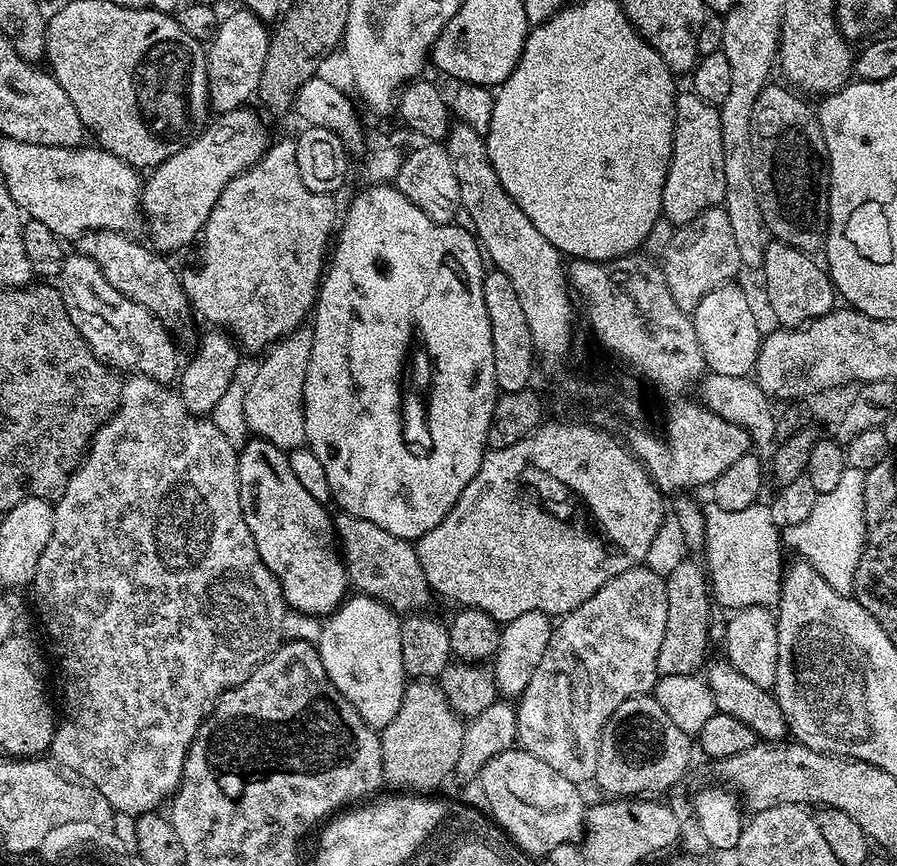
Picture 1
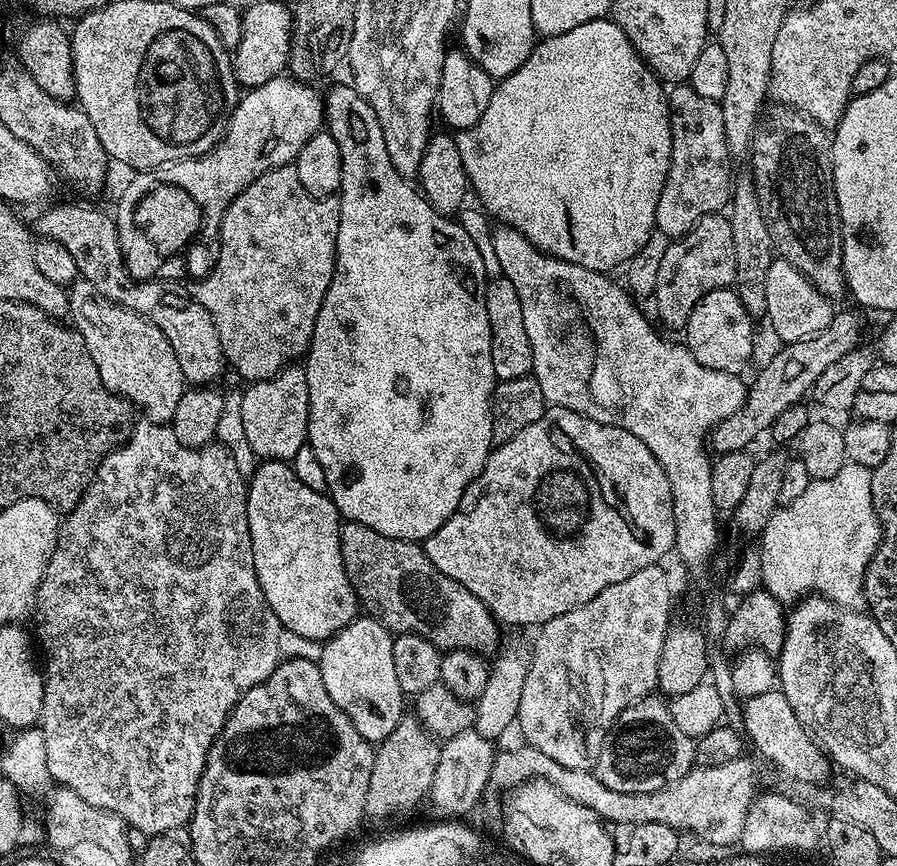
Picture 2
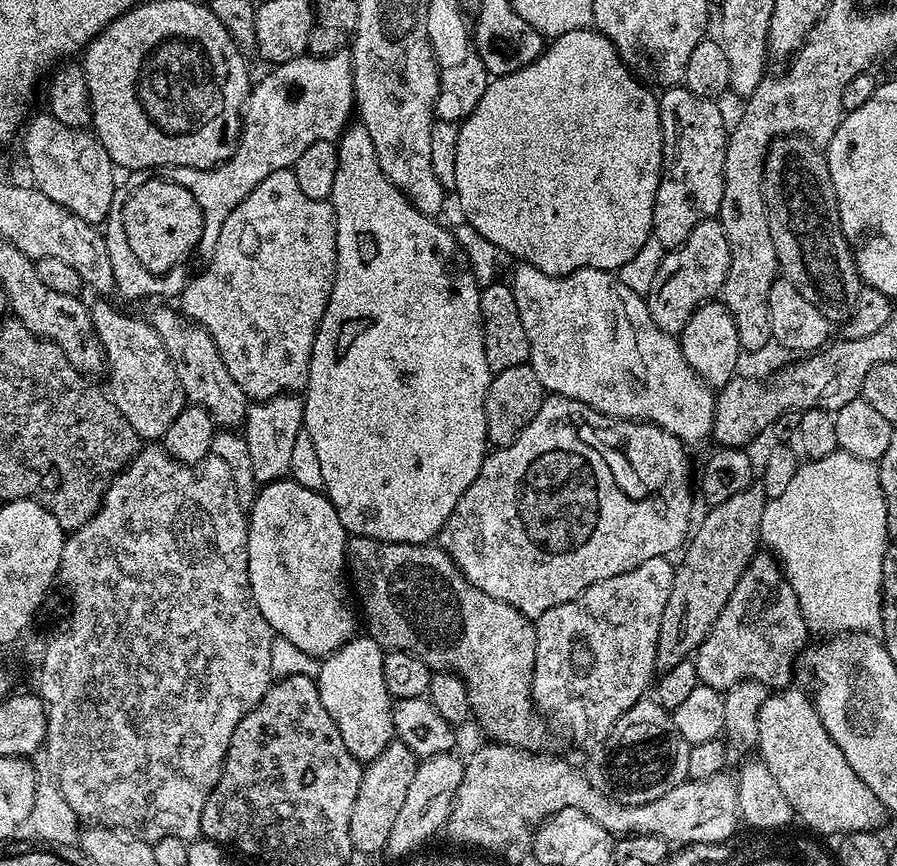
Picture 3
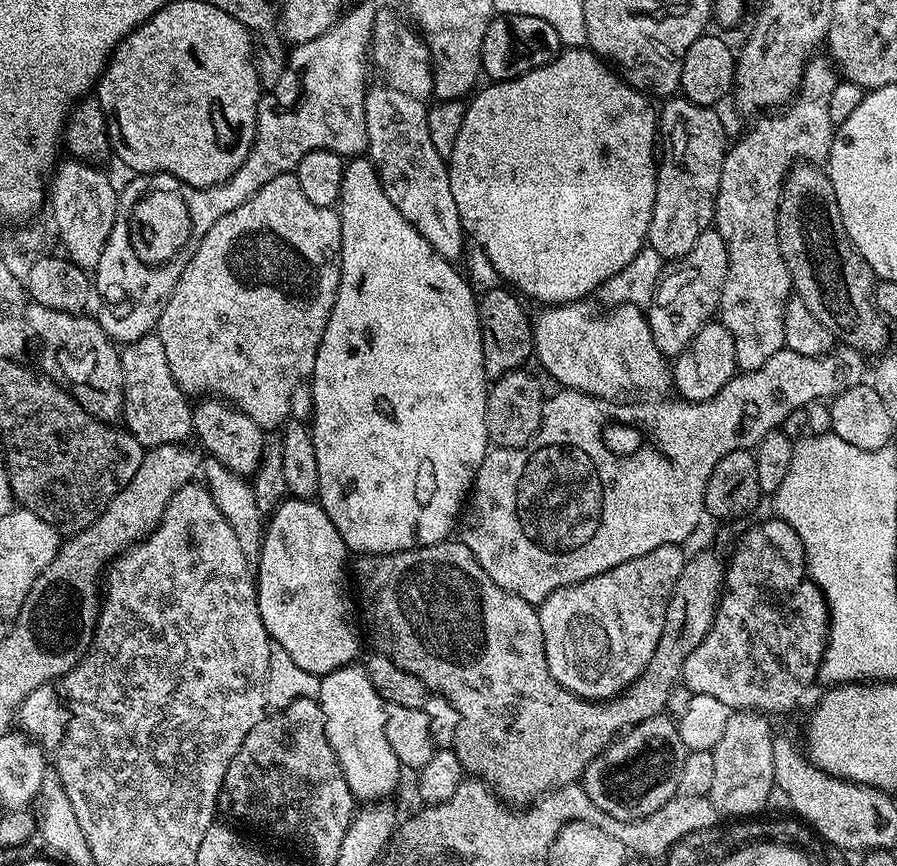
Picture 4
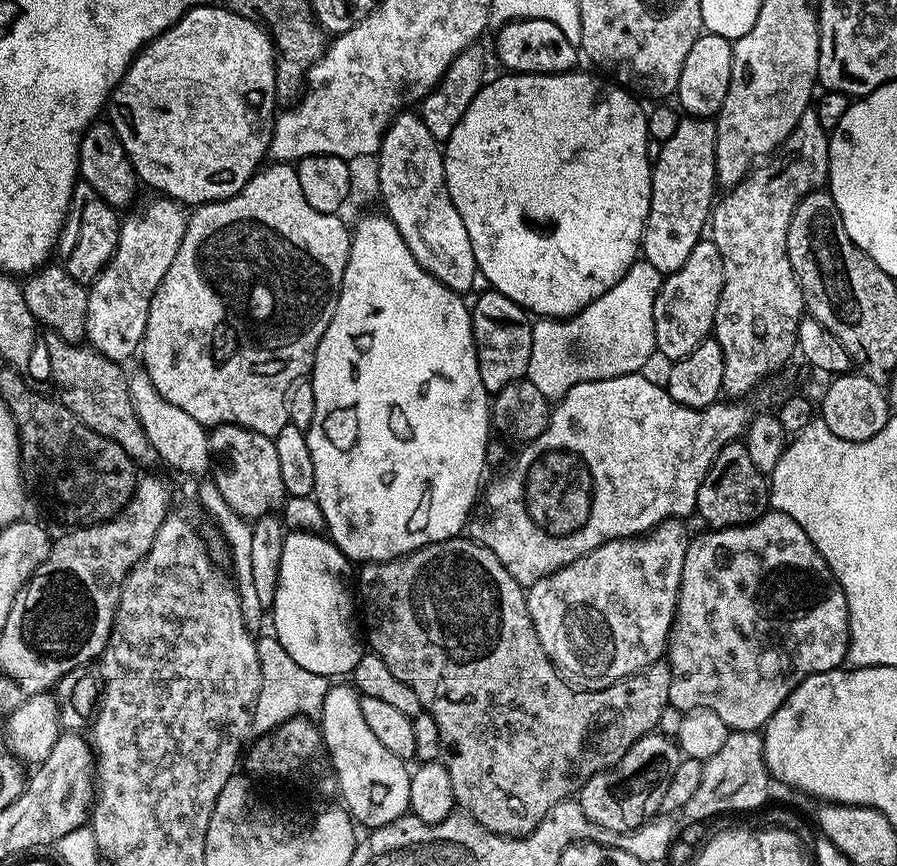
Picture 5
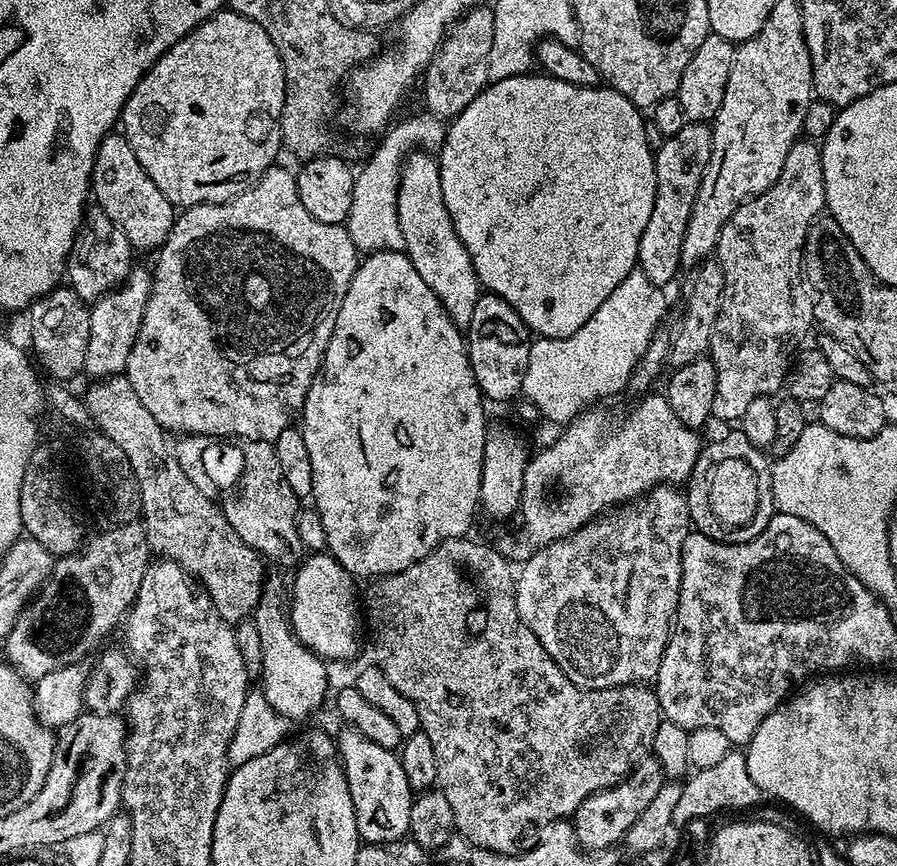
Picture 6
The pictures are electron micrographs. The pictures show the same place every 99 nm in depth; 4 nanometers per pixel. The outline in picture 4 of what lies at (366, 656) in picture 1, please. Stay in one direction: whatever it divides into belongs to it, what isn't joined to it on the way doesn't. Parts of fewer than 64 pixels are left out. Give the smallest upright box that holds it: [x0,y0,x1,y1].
[318,662,402,802]

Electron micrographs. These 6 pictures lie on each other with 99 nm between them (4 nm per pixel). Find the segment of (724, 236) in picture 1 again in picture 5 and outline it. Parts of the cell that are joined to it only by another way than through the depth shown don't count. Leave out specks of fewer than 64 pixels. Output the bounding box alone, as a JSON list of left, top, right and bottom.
[654,238,724,362]

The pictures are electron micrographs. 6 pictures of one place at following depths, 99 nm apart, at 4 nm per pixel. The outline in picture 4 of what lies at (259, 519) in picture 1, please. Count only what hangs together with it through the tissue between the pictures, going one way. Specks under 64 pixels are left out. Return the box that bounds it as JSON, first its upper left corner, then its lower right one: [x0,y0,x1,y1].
[254,498,362,678]

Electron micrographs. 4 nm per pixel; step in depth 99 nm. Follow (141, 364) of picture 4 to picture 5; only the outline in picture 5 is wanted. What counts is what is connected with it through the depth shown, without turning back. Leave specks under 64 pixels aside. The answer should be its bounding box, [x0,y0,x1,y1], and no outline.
[128,370,214,478]

